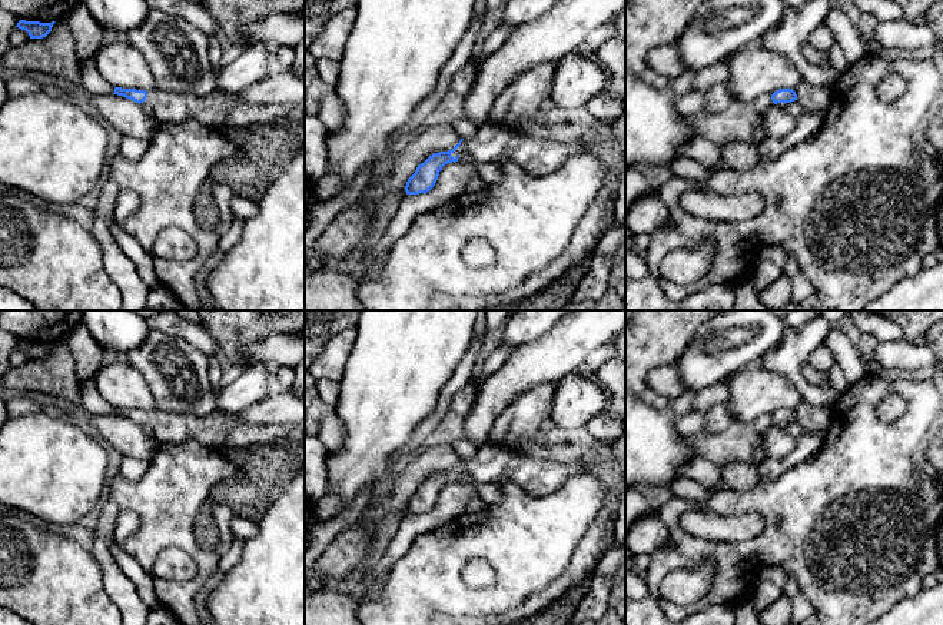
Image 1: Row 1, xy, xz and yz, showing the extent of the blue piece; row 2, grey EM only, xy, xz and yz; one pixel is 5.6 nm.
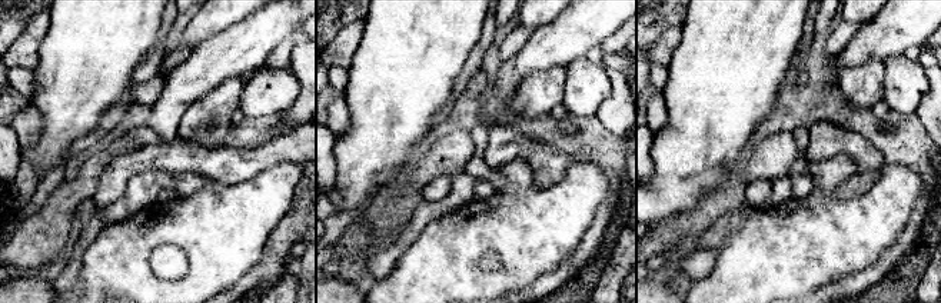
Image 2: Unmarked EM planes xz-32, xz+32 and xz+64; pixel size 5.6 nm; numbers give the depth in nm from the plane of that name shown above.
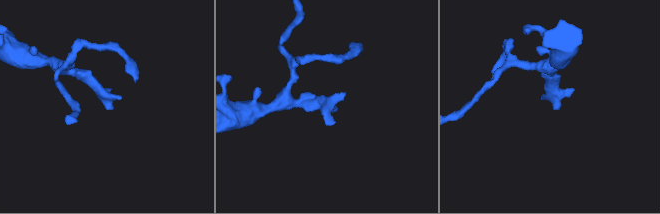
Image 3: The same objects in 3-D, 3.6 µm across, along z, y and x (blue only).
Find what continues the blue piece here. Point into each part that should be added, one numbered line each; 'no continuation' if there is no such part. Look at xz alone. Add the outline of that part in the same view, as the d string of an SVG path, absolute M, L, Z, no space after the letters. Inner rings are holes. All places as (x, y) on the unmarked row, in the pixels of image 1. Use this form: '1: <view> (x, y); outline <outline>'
1: xz (535, 476); outline M625 435L588 458L571 463L557 463L531 453L519 455L488 439L475 456L464 459L451 476L455 479L461 473L468 473L481 483L509 479L527 495L542 498L560 489L565 482L587 475L594 463L608 463L618 471L625 471Z

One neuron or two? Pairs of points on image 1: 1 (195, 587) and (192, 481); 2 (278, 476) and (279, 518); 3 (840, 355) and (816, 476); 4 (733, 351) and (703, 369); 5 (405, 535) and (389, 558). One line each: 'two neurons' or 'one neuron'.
1: one neuron
2: two neurons
3: two neurons
4: one neuron
5: one neuron

